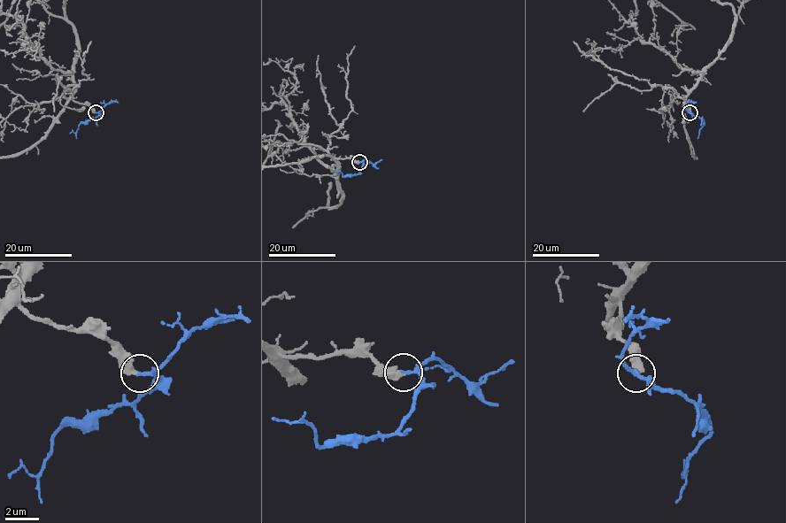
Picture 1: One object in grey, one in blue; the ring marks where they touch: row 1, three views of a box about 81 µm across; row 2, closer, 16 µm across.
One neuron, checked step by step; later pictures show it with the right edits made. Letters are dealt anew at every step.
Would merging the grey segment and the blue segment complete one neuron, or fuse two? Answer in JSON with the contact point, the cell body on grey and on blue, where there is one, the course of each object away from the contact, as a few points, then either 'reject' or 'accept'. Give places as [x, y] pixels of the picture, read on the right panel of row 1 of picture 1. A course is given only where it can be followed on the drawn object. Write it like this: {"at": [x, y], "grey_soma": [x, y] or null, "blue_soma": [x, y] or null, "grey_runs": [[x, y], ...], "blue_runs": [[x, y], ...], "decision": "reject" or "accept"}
{"at": [689, 112], "grey_soma": null, "blue_soma": null, "blue_runs": [[689, 112], [702, 119], [704, 124], [698, 133]], "decision": "accept"}

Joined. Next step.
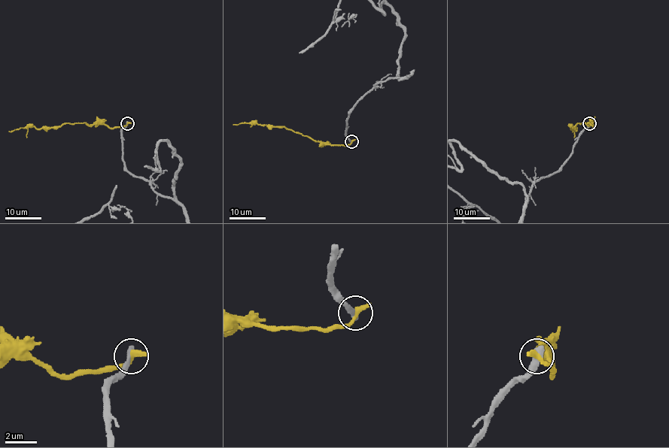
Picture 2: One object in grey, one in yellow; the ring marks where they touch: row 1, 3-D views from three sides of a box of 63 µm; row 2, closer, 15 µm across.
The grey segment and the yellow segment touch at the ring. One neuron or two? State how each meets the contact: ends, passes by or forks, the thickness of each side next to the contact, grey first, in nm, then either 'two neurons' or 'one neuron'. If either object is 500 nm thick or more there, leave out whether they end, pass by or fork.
500 nm thick on the grey side, 420 nm on the other; two neurons

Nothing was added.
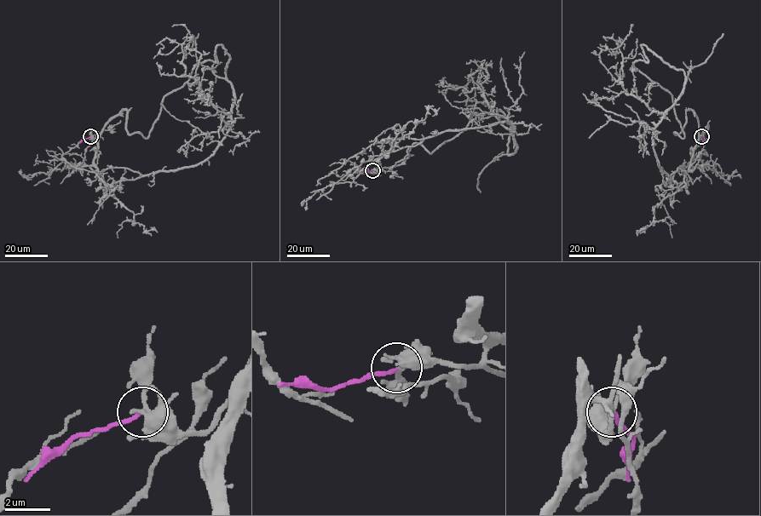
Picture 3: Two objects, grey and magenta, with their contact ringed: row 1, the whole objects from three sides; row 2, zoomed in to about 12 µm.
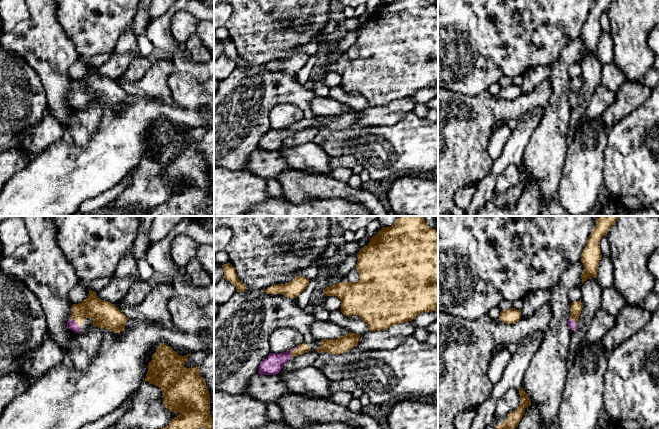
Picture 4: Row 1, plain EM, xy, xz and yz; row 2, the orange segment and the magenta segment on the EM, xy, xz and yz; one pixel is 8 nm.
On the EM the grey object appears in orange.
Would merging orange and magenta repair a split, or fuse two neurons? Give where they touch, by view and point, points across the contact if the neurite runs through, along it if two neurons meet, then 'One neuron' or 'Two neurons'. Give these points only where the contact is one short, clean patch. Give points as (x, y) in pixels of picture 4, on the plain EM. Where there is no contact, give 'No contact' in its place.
Touches orange at xz (292, 126). Path across: xz (302, 124), (292, 126), (273, 139). One neuron

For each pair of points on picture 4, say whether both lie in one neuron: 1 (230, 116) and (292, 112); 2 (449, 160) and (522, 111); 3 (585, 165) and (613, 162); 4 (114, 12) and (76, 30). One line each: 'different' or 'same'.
1: different
2: same
3: different
4: same

